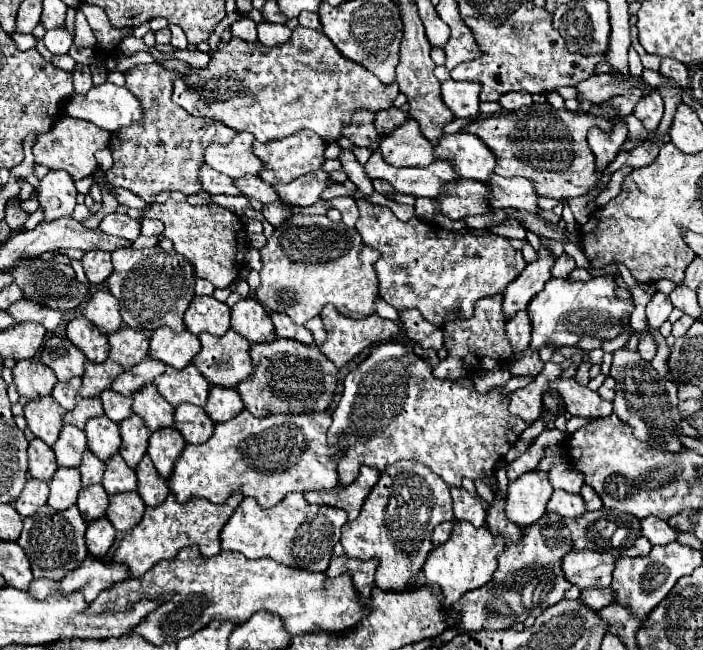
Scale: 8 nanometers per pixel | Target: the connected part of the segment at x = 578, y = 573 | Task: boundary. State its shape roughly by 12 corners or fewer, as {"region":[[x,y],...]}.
{"region":[[571,551],[563,575],[581,591],[609,587],[615,557]]}

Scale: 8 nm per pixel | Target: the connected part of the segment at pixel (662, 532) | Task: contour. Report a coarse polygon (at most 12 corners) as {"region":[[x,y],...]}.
{"region":[[641,519],[641,535],[651,545],[667,545],[677,539],[667,521]]}

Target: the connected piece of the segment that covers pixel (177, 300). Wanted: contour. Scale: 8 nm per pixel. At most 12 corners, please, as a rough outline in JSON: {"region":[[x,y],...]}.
{"region":[[161,245],[113,251],[123,323],[185,331],[193,265]]}

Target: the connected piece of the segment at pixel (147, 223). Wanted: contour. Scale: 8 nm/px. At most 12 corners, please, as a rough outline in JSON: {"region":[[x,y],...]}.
{"region":[[141,219],[141,235],[155,237],[163,233],[163,223]]}

